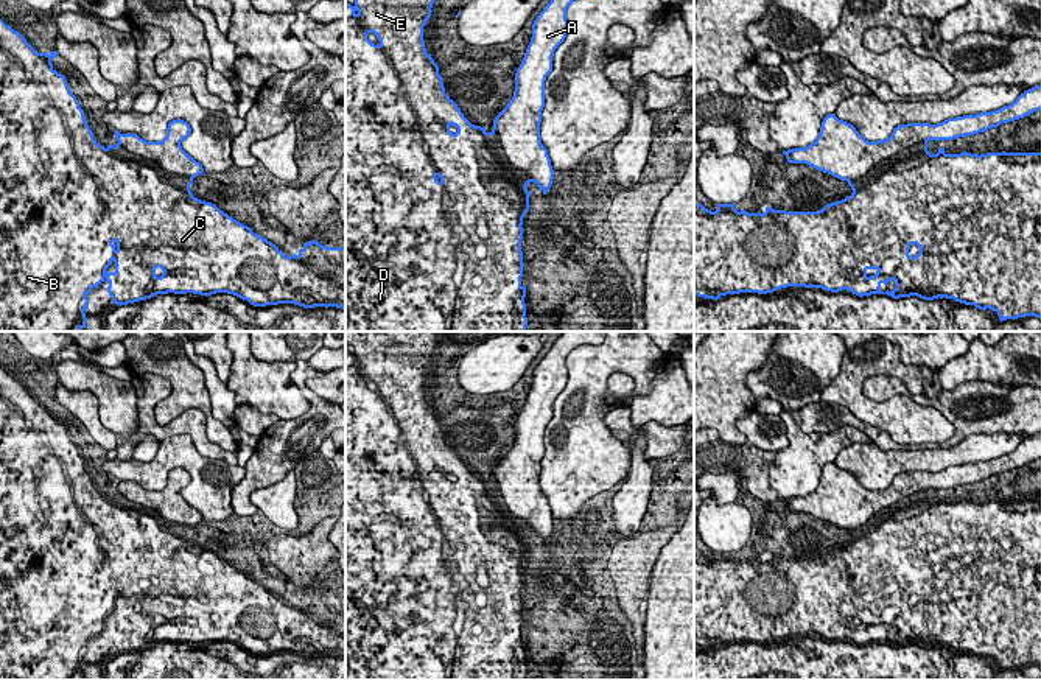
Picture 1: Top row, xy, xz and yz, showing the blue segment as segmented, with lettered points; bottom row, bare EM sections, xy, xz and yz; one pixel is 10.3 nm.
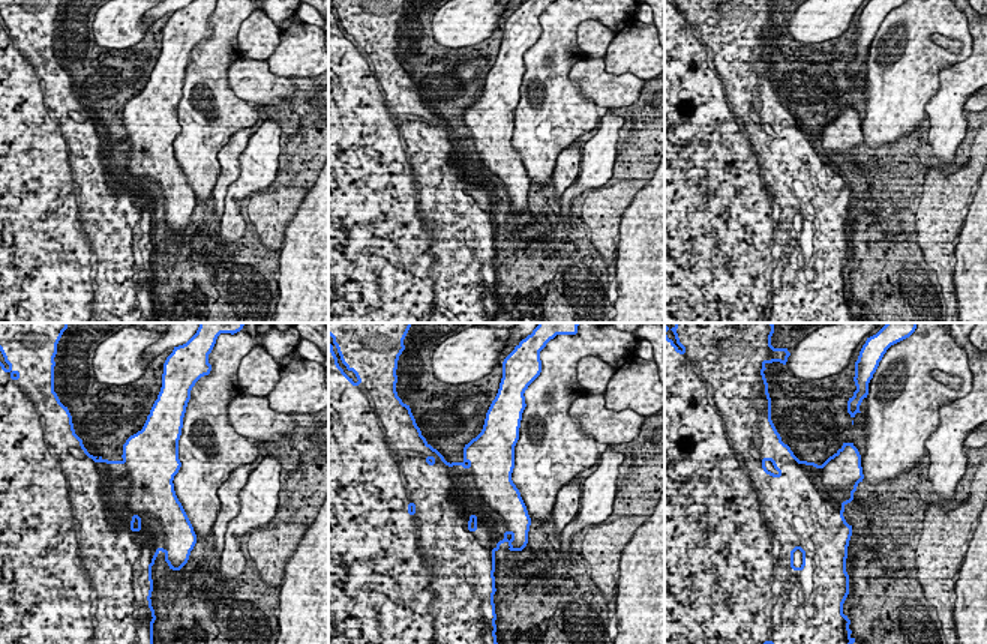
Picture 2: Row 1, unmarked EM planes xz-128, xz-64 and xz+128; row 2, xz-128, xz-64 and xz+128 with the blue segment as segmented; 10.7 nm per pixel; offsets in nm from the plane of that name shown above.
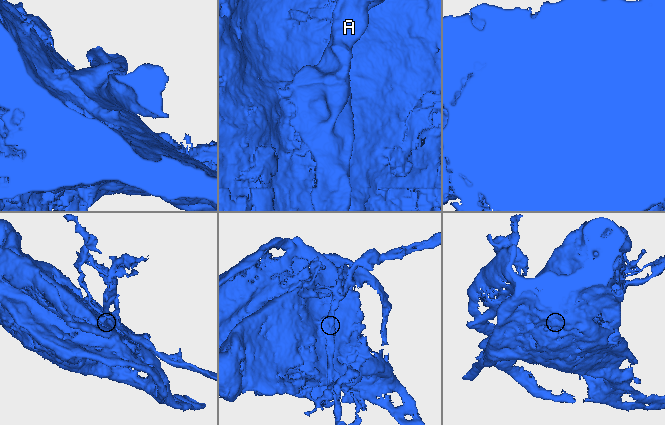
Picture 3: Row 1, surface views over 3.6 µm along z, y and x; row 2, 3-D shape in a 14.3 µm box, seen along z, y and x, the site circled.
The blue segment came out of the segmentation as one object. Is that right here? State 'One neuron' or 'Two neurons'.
Two neurons

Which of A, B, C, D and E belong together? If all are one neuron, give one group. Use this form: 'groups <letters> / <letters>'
groups A / B C D E

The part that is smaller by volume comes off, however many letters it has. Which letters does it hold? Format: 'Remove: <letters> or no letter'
Remove: A

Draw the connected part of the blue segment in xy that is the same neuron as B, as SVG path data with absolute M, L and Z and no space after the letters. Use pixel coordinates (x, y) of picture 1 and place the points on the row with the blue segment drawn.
M0 19L0 331L79 331L86 328L86 297L104 280L115 305L128 305L151 299L157 294L201 294L216 293L233 294L254 307L294 303L303 308L336 307L345 310L345 247L327 247L313 240L303 243L296 255L286 257L275 244L252 232L251 227L238 223L215 204L193 196L190 185L193 179L182 179L163 170L159 163L143 160L121 145L101 146L86 121L84 110L76 96L70 92L64 75L53 68L51 59L58 51L37 53L26 39Z

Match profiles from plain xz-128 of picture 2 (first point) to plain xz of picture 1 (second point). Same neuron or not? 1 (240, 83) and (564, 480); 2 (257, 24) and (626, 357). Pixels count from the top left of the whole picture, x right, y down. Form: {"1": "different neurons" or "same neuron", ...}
{"1": "different neurons", "2": "different neurons"}

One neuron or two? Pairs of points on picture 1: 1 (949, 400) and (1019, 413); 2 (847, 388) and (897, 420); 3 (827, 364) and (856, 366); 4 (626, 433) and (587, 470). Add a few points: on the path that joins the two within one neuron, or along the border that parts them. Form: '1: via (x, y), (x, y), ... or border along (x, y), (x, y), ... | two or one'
1: via (967, 414), (973, 420), (982, 420), (1002, 414) | one
2: via (859, 400), (870, 411), (884, 414) | one
3: border along (845, 347), (839, 374), (822, 396) | two
4: border along (623, 405), (610, 410), (604, 424), (629, 452) | two

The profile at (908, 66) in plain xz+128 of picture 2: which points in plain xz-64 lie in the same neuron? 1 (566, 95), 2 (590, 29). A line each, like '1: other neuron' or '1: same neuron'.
1: same neuron
2: other neuron

